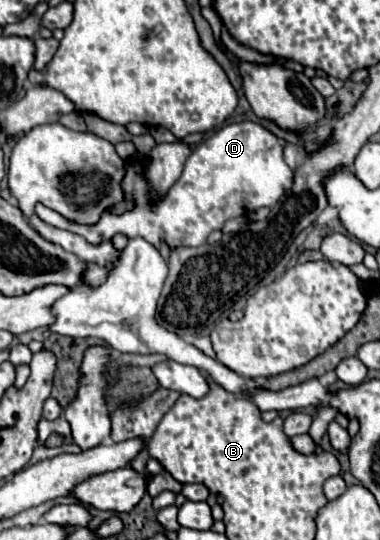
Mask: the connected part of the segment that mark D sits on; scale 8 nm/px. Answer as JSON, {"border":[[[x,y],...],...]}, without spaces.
{"border":[[[254,121],[232,123],[210,133],[208,139],[194,147],[186,159],[182,177],[160,197],[152,195],[150,183],[144,175],[144,165],[140,161],[128,163],[124,167],[126,173],[122,177],[122,191],[124,199],[134,203],[130,211],[118,215],[114,207],[110,207],[94,225],[74,223],[42,203],[36,205],[34,213],[44,223],[54,225],[56,229],[78,233],[92,245],[100,245],[102,241],[110,241],[116,233],[122,233],[128,239],[144,237],[156,249],[162,243],[166,243],[170,249],[200,247],[208,235],[216,229],[222,229],[228,219],[248,215],[260,207],[274,207],[286,189],[292,187],[294,171],[284,161],[284,147],[284,139],[276,137],[272,131]]]}

